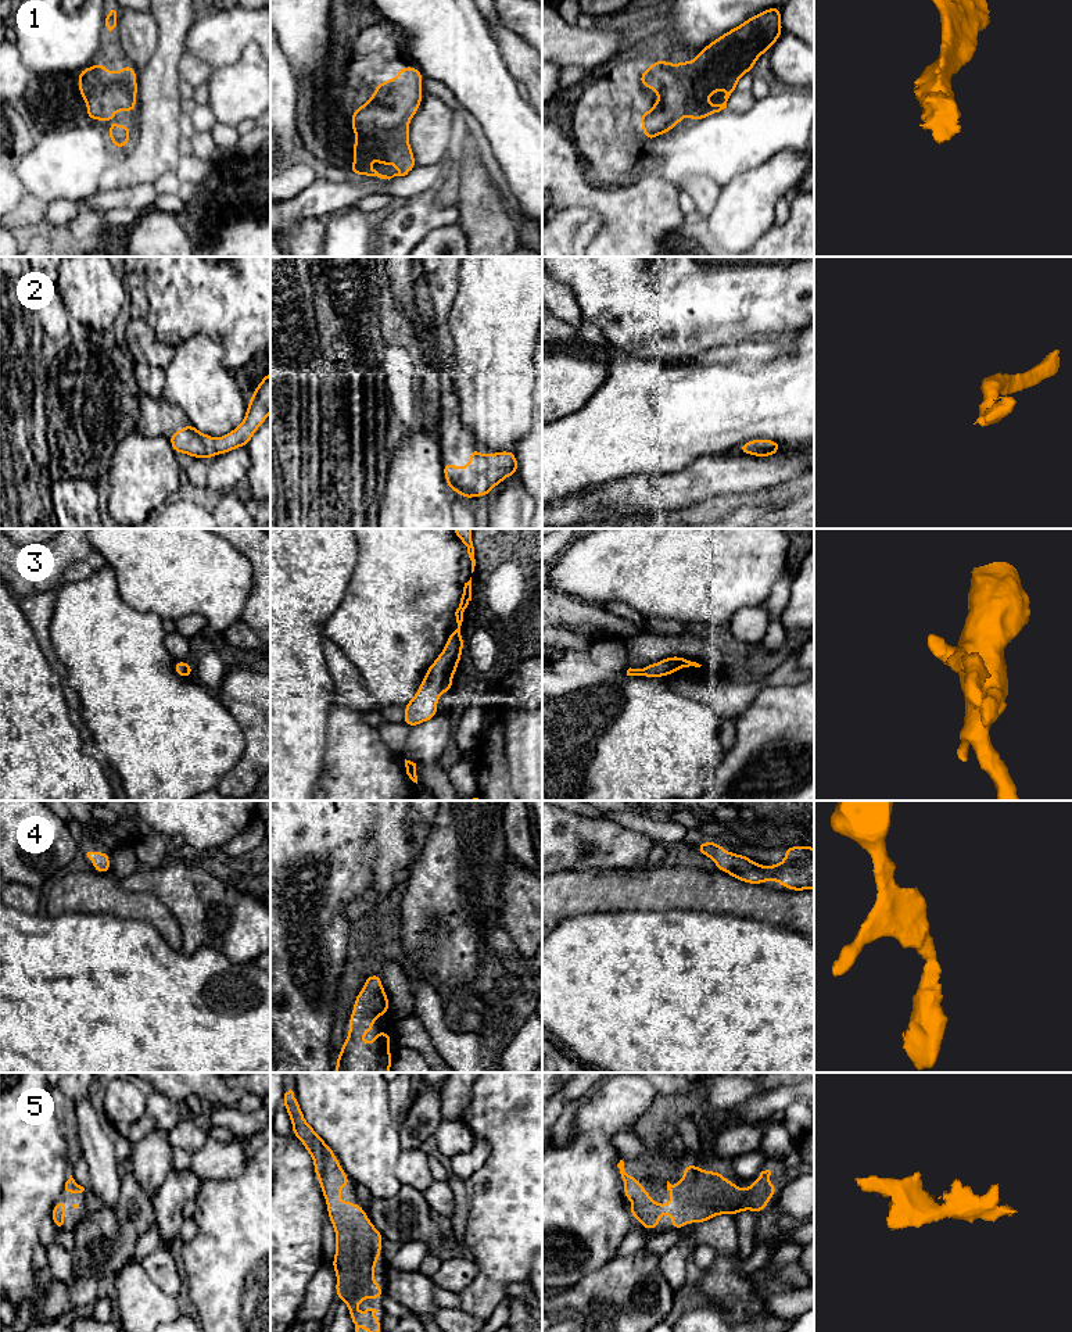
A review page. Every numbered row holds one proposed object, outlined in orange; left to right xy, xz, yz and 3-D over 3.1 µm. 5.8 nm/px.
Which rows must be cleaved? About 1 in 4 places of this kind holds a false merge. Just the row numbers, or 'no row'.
no row

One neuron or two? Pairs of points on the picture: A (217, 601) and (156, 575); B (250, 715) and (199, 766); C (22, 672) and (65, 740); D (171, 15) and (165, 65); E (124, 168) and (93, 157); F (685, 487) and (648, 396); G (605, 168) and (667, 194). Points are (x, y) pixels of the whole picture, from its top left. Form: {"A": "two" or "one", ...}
{"A": "one", "B": "two", "C": "one", "D": "one", "E": "two", "F": "two", "G": "two"}

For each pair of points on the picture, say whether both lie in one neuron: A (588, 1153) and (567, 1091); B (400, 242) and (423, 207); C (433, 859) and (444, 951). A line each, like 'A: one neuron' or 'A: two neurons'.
A: two neurons
B: one neuron
C: one neuron

